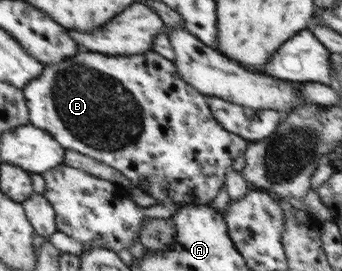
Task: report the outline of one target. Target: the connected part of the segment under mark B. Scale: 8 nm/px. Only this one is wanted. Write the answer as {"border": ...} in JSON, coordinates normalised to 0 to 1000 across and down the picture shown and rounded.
{"border":[[[436,188],[421,203],[354,207],[313,207],[301,196],[225,196],[225,203],[213,203],[178,225],[178,232],[135,247],[114,288],[96,292],[73,317],[70,351],[82,373],[91,458],[140,483],[193,554],[228,557],[243,572],[257,572],[307,601],[307,609],[348,624],[365,649],[377,649],[395,690],[453,727],[459,734],[456,749],[465,753],[500,749],[518,753],[518,764],[558,753],[611,760],[617,742],[640,720],[646,690],[661,683],[664,635],[681,609],[681,587],[713,568],[725,550],[725,531],[734,531],[734,520],[705,506],[705,498],[664,483],[635,446],[632,428],[623,424],[623,410],[611,395],[602,351],[541,303],[526,262],[518,258],[518,236],[509,221],[485,218],[477,203],[447,188]]]}

